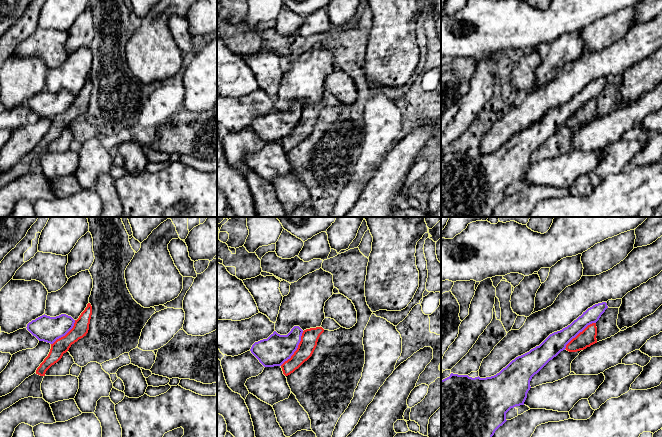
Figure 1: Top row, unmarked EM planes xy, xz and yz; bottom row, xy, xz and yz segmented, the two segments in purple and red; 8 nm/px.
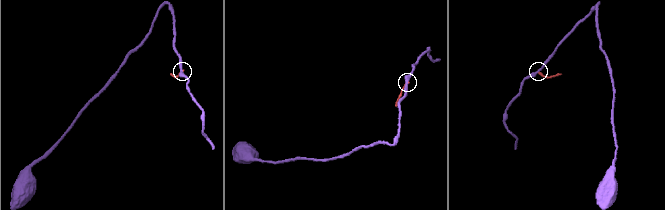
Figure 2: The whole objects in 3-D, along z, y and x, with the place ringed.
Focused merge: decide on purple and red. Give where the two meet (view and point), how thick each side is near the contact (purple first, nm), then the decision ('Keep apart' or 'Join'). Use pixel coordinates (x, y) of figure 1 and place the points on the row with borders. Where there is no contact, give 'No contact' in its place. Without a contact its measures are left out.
Touches purple at xz (296, 349). Thickness 240 nm (purple) against 140 nm. Keep apart

